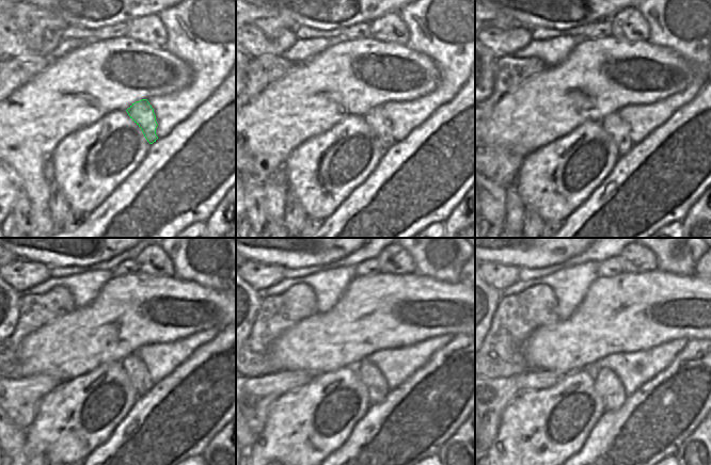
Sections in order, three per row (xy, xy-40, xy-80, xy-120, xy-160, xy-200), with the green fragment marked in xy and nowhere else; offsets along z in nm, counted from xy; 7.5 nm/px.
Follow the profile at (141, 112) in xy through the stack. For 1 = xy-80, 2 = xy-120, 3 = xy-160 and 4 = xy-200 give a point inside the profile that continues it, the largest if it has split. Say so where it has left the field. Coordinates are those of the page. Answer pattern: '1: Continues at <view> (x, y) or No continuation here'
1: Continues at xy-80 (619, 130)
2: Continues at xy-120 (137, 371)
3: Continues at xy-160 (374, 380)
4: Continues at xy-200 (607, 385).

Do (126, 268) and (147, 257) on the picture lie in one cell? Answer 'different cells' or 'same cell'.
different cells

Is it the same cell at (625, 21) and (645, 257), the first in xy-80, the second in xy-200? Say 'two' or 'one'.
one

